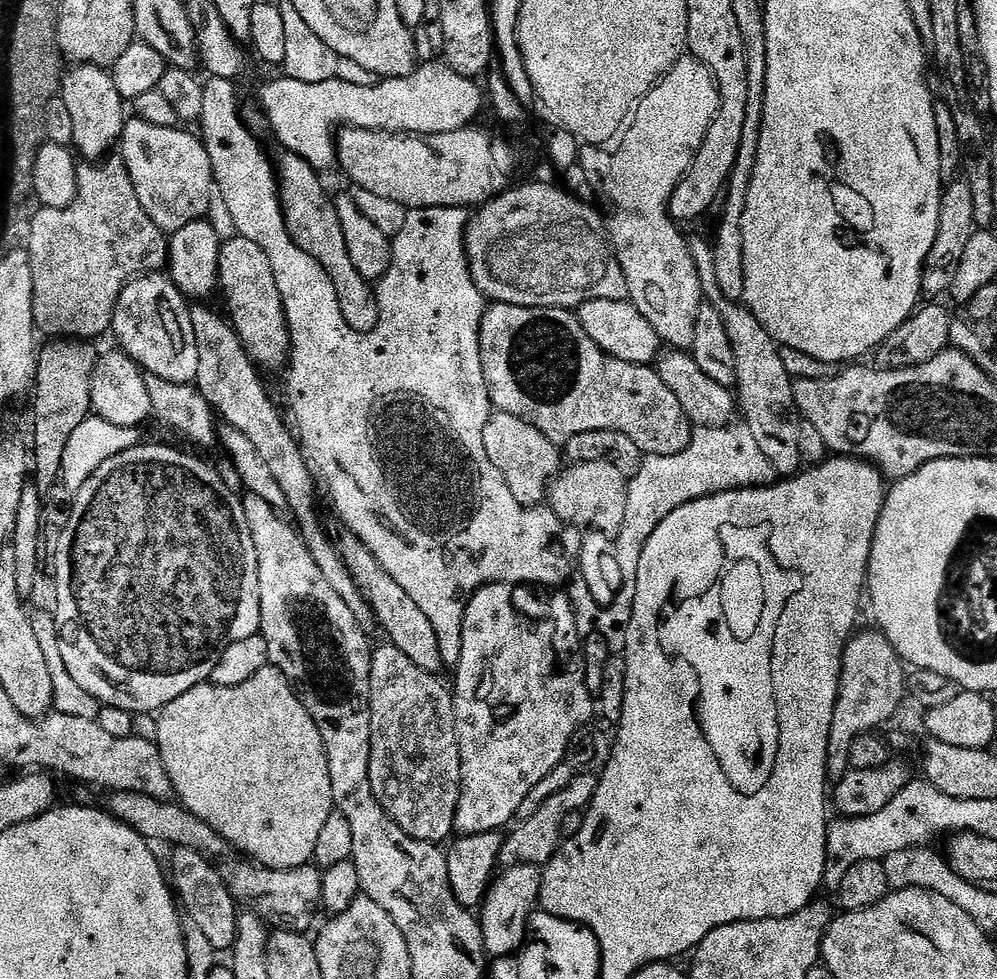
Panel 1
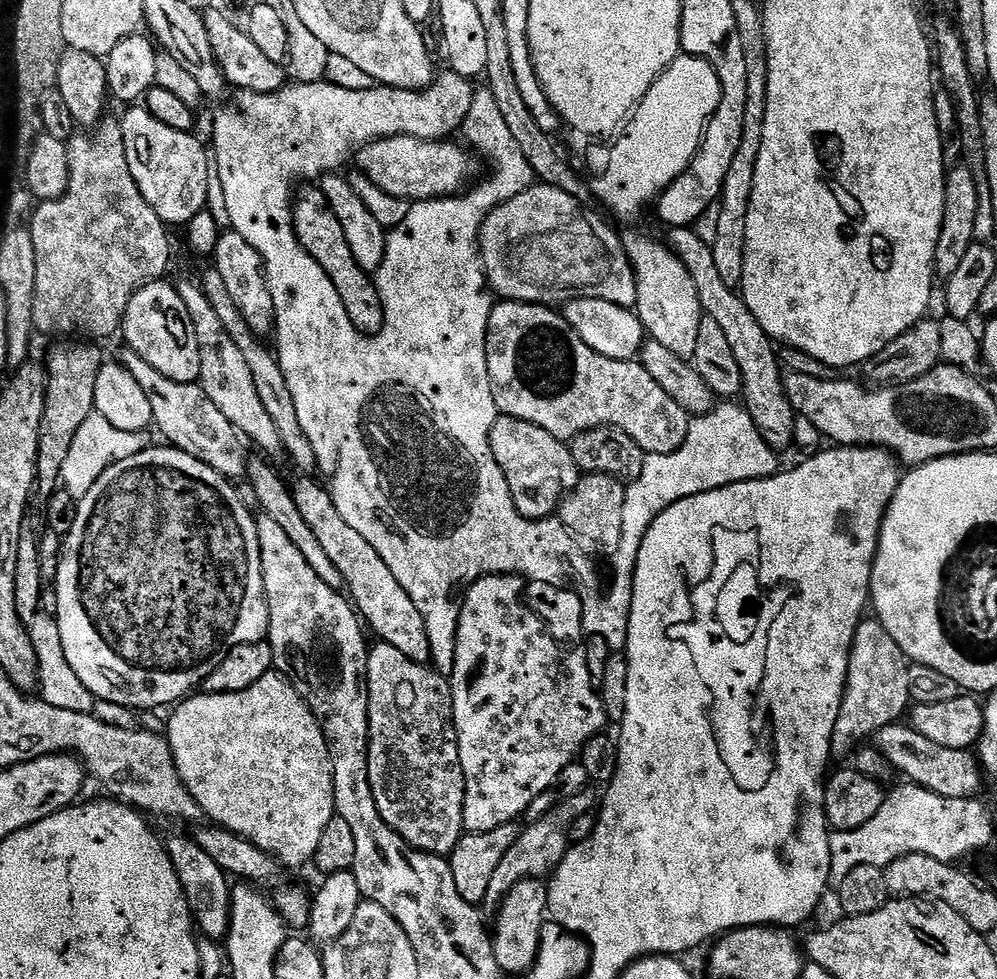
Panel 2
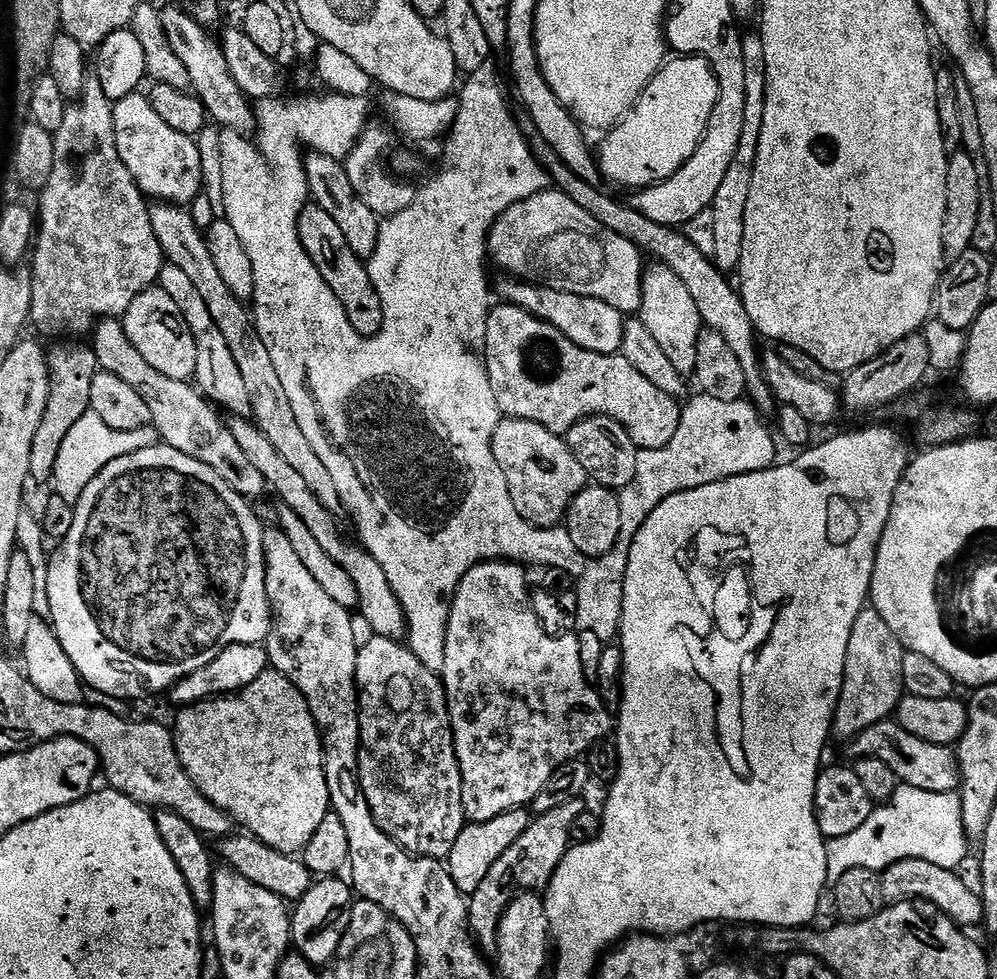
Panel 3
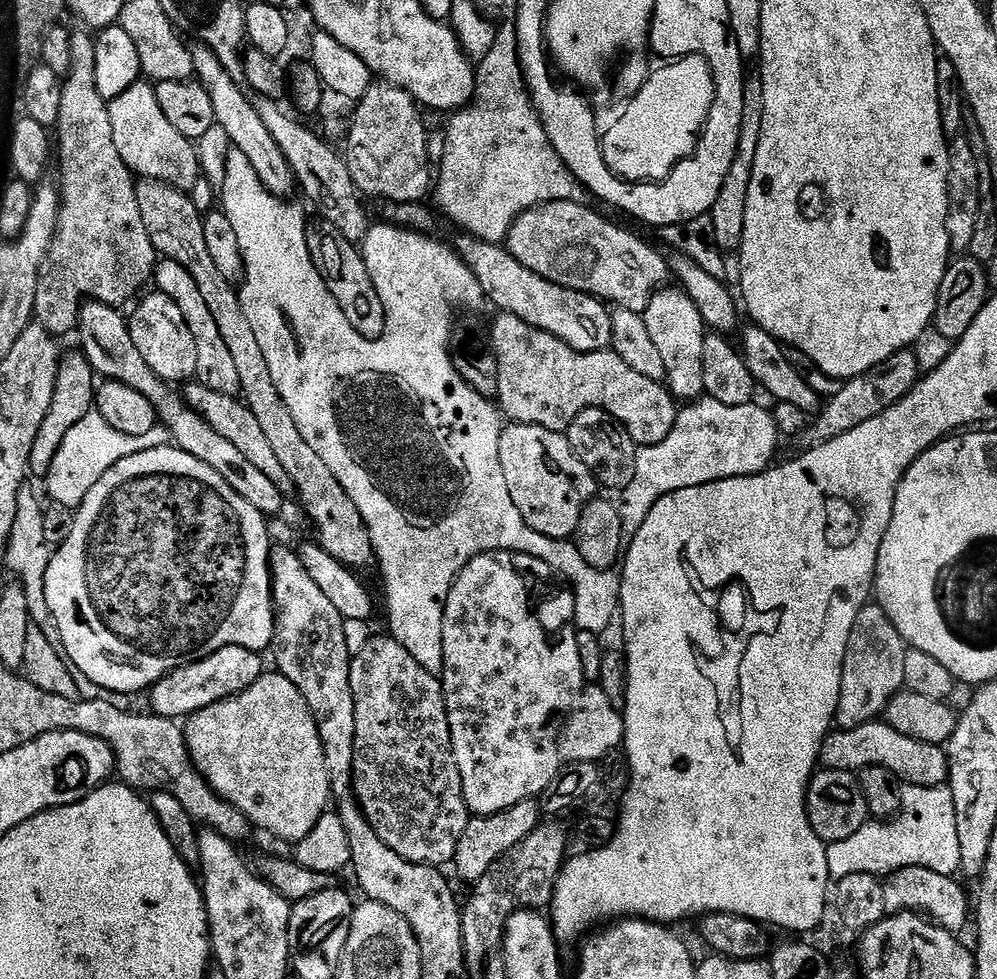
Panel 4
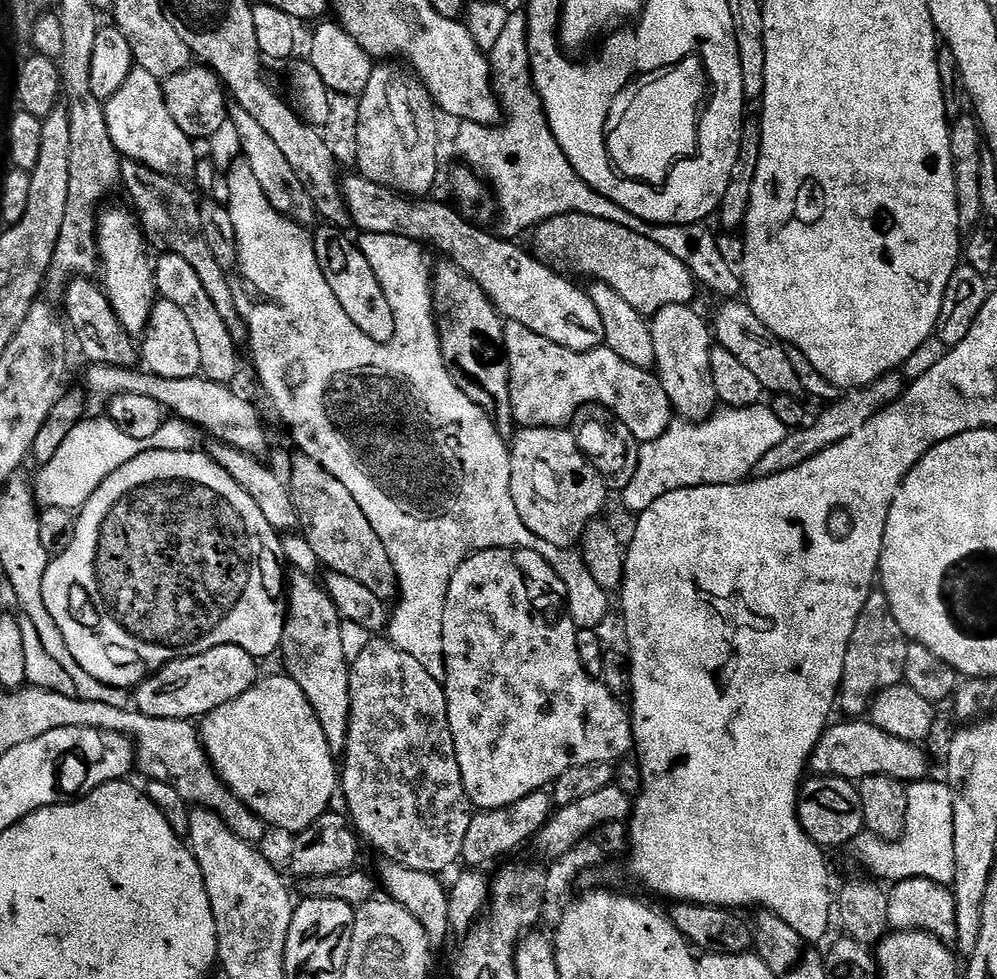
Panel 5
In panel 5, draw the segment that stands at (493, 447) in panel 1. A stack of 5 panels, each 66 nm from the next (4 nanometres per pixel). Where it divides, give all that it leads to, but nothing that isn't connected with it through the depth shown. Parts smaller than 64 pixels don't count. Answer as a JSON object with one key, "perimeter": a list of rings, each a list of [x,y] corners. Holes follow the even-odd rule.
{"perimeter":[[[521,427],[511,437],[510,451],[510,494],[526,529],[553,546],[571,549],[579,545],[588,523],[603,513],[610,492],[580,453],[576,437],[567,427]]]}

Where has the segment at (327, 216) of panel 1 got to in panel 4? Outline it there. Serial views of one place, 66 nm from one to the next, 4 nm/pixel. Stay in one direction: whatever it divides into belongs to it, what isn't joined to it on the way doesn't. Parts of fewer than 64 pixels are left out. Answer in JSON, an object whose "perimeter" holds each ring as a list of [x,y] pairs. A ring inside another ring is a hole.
{"perimeter":[[[320,218],[317,221],[308,230],[308,245],[314,266],[326,282],[330,294],[334,294],[342,314],[346,316],[346,322],[350,322],[350,326],[354,326],[354,330],[366,339],[379,340],[389,331],[390,321],[382,298],[378,298],[378,290],[366,270],[363,251],[351,244],[338,230],[338,226],[329,220]]]}

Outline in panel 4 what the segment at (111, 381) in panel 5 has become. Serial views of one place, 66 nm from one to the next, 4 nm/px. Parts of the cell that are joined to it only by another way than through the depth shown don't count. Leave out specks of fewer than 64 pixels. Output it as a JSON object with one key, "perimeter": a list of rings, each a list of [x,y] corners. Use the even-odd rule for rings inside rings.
{"perimeter":[[[199,382],[185,383],[182,388],[182,395],[184,401],[199,416],[204,416],[206,422],[210,422],[210,426],[214,426],[214,430],[218,430],[218,434],[222,434],[222,438],[234,442],[234,446],[238,446],[238,450],[242,450],[245,458],[257,469],[262,470],[262,473],[274,482],[278,490],[284,494],[293,491],[292,475],[285,470],[282,462],[278,462],[278,454],[274,454],[274,449],[270,446],[270,441],[266,438],[258,418],[254,418],[254,414],[248,409],[248,405],[244,403],[243,399],[230,394],[222,394],[218,390],[210,390],[205,384]]]}

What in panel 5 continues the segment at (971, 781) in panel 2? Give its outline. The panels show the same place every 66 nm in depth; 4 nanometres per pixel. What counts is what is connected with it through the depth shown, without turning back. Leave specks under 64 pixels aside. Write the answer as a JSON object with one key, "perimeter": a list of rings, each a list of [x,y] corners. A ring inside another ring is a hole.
{"perimeter":[[[848,718],[843,721],[845,724],[833,723],[824,731],[818,746],[814,746],[814,754],[810,761],[810,768],[817,776],[837,776],[843,780],[859,782],[868,776],[885,776],[894,778],[901,782],[919,782],[929,779],[928,756],[921,745],[911,744],[902,738],[894,738],[894,734],[886,734],[886,730],[878,730],[864,718]]]}

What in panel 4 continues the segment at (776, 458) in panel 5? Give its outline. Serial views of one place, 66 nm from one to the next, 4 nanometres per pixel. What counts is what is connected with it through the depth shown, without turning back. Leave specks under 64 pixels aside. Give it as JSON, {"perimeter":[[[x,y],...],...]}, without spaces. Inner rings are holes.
{"perimeter":[[[905,350],[886,358],[886,362],[874,366],[874,370],[856,376],[853,380],[843,381],[838,394],[831,397],[819,409],[814,423],[804,433],[803,447],[805,449],[817,448],[819,444],[825,444],[846,434],[846,430],[854,430],[854,426],[862,426],[862,422],[870,422],[870,418],[878,418],[878,414],[882,414],[882,410],[890,410],[890,406],[904,400],[906,394],[910,394],[910,390],[914,390],[921,375],[922,371],[915,351]]]}

